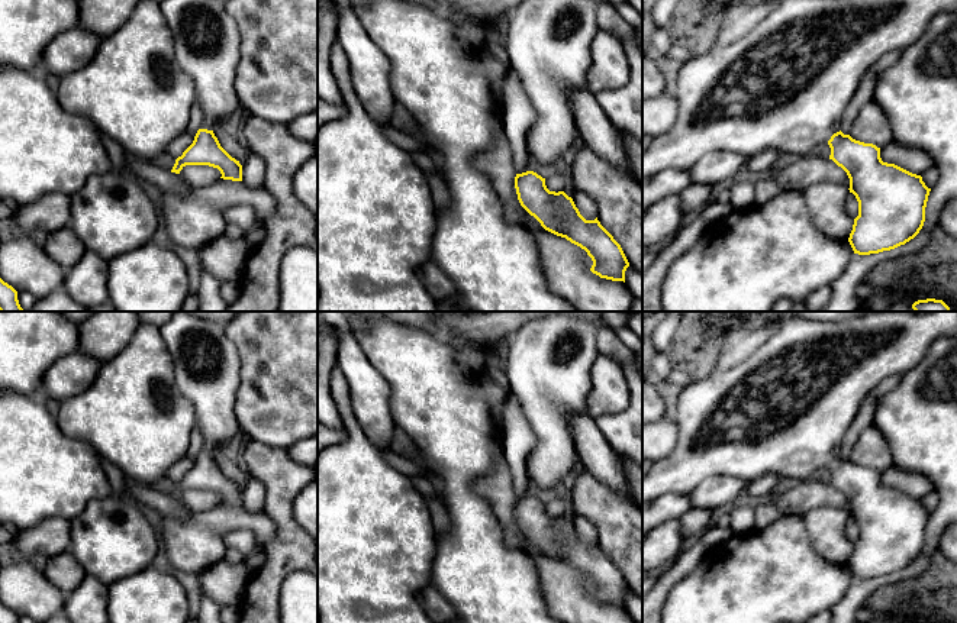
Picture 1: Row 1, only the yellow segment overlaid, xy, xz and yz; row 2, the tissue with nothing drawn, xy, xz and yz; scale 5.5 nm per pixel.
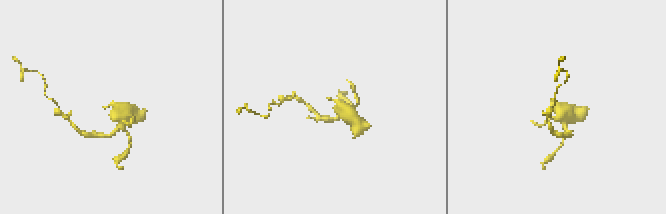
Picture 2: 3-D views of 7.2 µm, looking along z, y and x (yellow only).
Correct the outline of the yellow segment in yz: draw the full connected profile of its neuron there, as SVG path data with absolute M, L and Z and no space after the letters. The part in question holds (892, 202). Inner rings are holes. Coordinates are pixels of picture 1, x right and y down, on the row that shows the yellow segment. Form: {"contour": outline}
{"contour": "M783 0L745 36L724 48L699 51L693 59L674 65L671 84L679 116L673 127L651 139L642 152L642 178L651 178L664 170L687 171L705 155L719 151L745 158L767 148L776 148L780 154L806 155L828 143L829 159L847 172L848 190L858 201L858 216L848 238L854 254L879 254L905 245L924 226L931 188L921 175L883 162L876 145L844 135L841 123L866 71L884 54L903 52L912 46L938 13L956 9L957 0Z"}

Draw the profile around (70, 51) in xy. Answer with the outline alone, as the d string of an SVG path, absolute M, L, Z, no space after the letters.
M78 25L51 41L42 55L39 72L64 77L87 65L103 38Z

